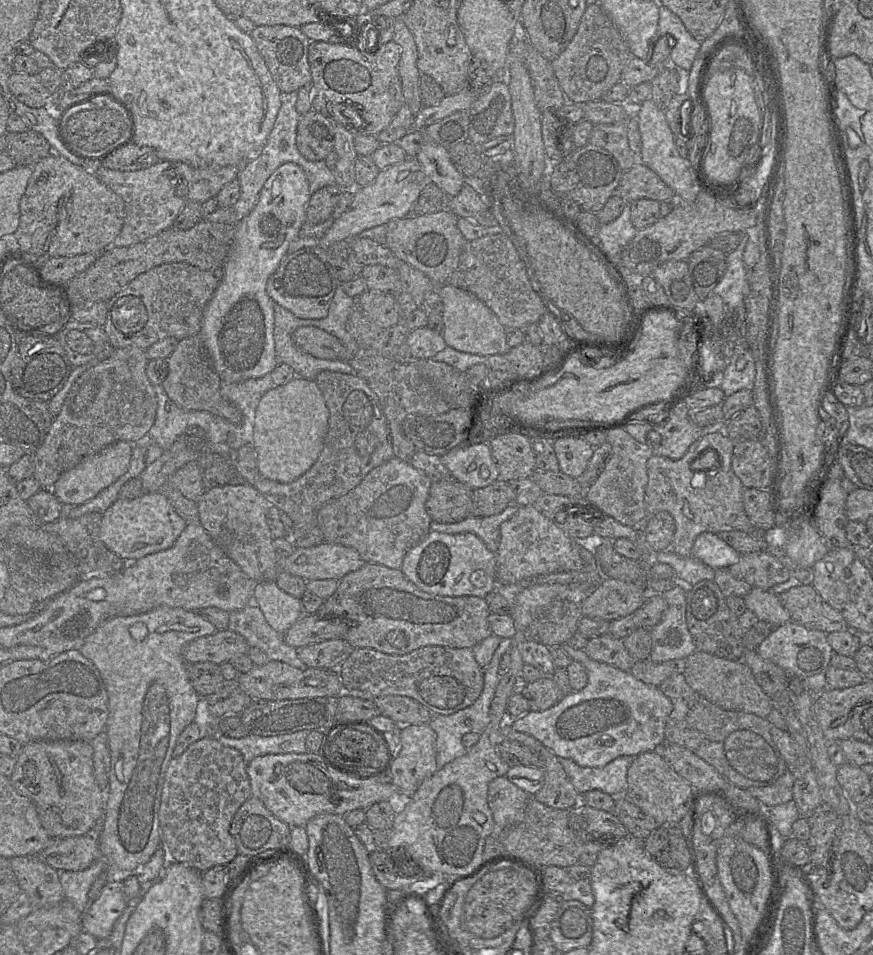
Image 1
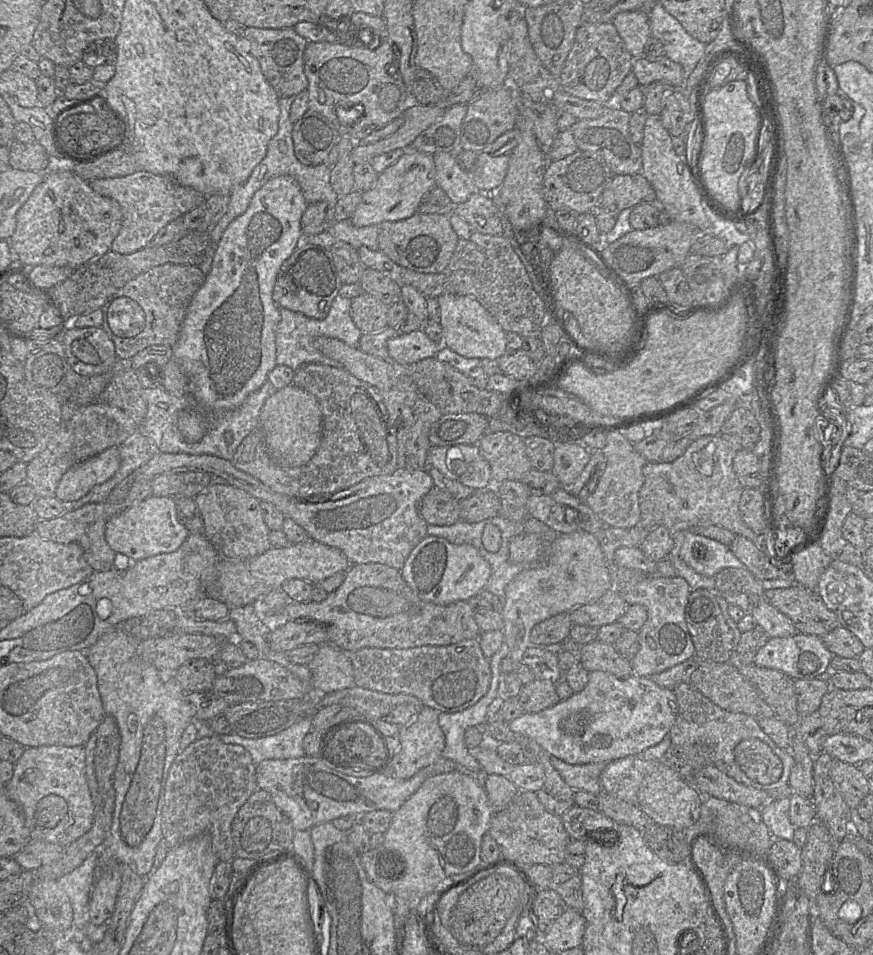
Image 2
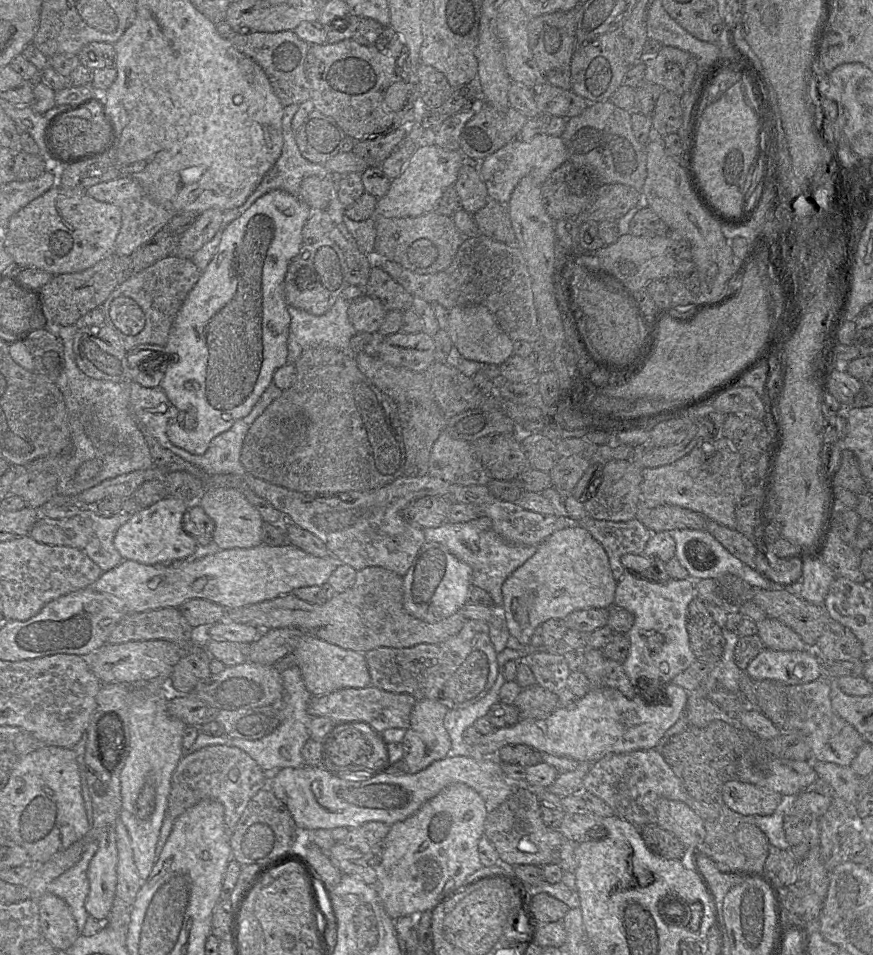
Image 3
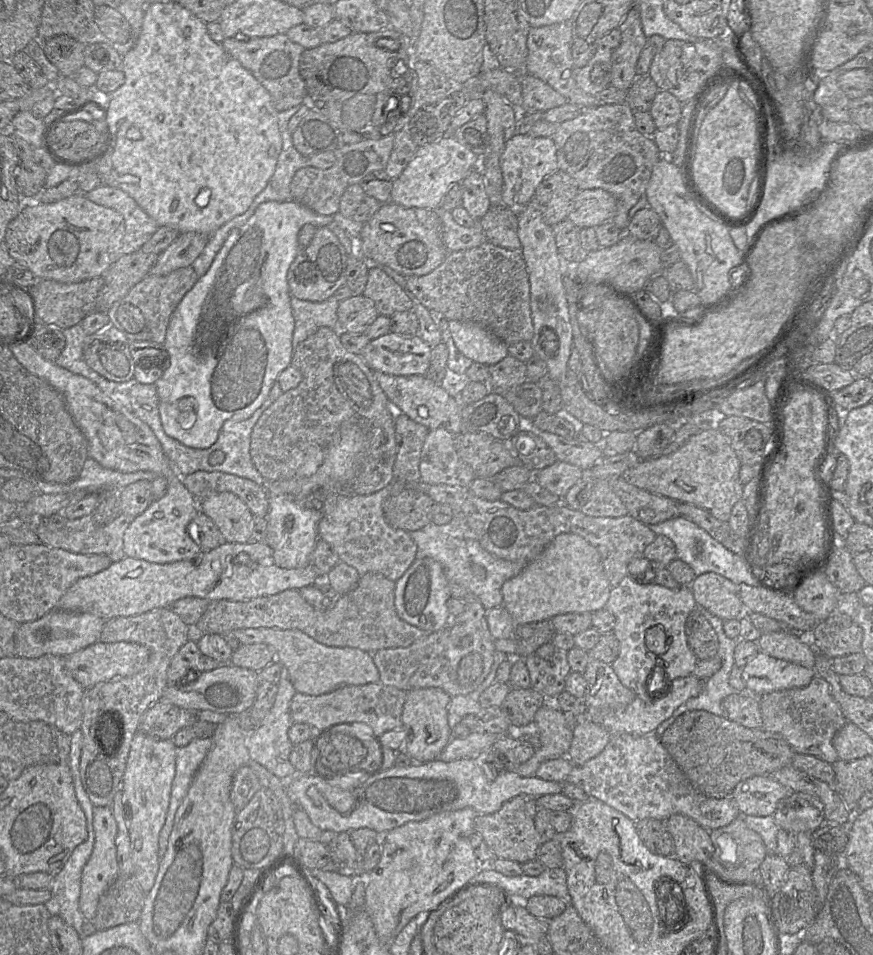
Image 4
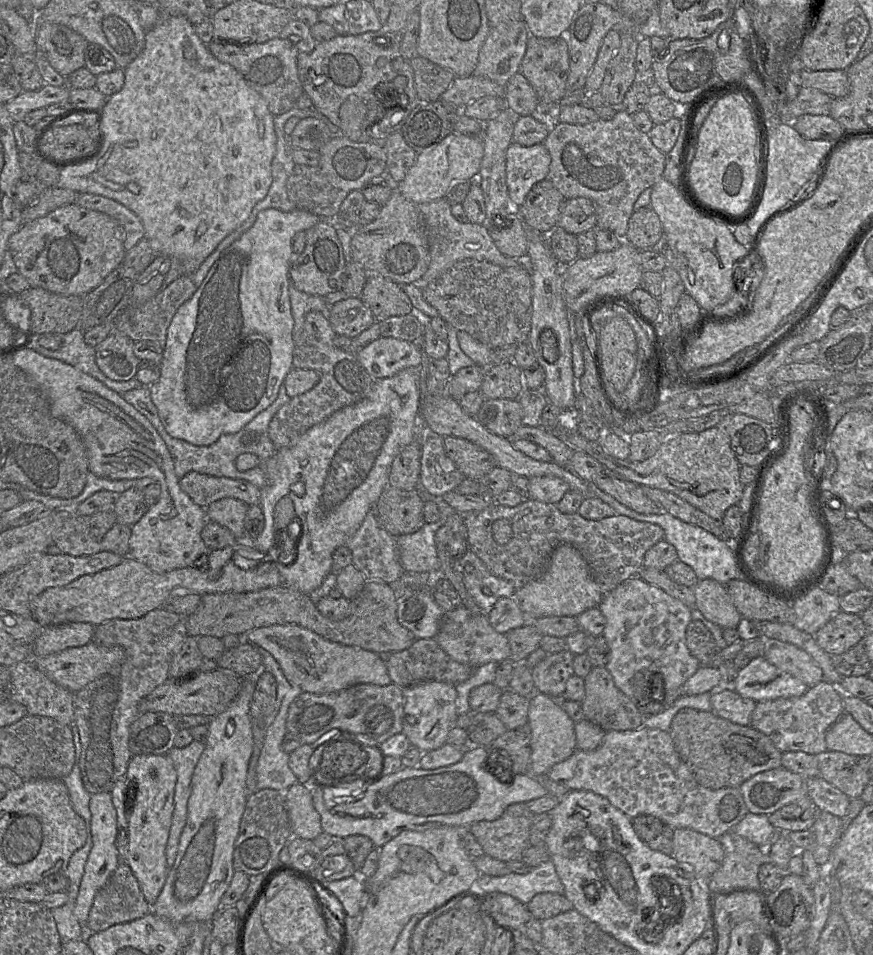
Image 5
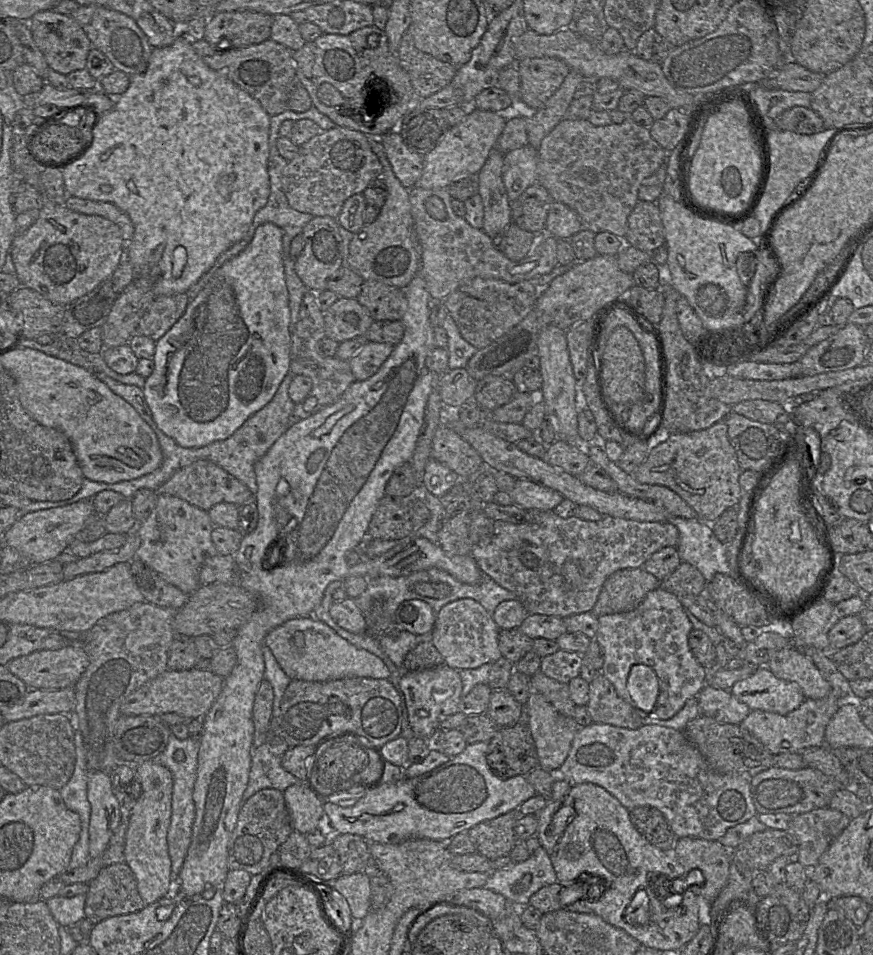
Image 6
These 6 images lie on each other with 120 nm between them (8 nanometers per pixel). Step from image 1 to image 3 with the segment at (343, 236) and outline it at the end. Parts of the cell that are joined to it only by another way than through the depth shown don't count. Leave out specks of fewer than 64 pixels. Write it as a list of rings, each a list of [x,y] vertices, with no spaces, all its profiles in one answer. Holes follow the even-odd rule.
[[[434,144],[418,147],[401,174],[391,180],[386,195],[377,198],[375,215],[405,218],[433,211],[435,203],[444,191],[455,184],[458,172],[464,163],[465,157],[460,150],[450,151]]]

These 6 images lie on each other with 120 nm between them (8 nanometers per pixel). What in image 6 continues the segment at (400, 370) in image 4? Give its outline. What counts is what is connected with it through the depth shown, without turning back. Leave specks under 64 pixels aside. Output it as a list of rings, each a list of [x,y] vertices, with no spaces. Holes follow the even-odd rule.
[[[368,341],[359,352],[348,360],[355,380],[367,380],[373,376],[393,349],[394,346],[388,343]]]

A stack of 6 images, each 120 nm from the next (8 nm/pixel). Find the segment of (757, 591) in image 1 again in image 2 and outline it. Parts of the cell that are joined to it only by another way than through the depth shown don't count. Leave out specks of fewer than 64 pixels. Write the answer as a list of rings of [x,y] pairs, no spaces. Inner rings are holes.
[[[760,599],[751,614],[757,626],[763,628],[769,638],[787,637],[797,633],[790,618],[769,604],[765,599]]]

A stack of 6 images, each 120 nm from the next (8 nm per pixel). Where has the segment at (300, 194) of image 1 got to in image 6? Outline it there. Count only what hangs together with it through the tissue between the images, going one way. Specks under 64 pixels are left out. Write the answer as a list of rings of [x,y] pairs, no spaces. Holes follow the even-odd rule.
[[[264,223],[257,227],[253,239],[246,248],[215,271],[205,287],[194,299],[189,301],[185,312],[178,321],[156,341],[153,355],[154,370],[145,379],[143,392],[157,427],[182,447],[202,447],[231,436],[252,414],[270,402],[281,381],[290,371],[291,333],[289,324],[291,318],[282,258],[282,237],[282,230],[273,223]]]

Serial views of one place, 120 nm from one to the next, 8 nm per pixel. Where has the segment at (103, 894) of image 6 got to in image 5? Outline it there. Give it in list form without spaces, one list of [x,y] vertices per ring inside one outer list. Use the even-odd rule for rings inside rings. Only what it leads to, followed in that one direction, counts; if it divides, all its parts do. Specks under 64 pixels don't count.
[[[121,862],[96,893],[86,925],[93,932],[142,918],[151,912],[131,868]]]

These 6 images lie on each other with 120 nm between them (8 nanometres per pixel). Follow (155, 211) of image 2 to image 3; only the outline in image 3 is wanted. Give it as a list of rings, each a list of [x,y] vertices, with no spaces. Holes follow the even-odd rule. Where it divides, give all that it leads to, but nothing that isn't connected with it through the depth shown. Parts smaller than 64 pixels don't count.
[[[120,176],[108,182],[95,184],[86,191],[92,198],[113,204],[120,209],[122,224],[115,241],[115,253],[118,255],[130,256],[140,246],[164,229],[177,214],[172,209],[151,200],[141,185],[127,176]]]

